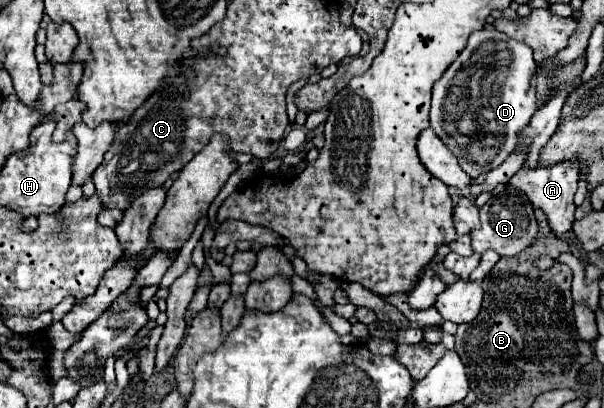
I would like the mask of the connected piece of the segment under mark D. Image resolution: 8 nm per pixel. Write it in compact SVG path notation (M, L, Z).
M484 28L470 36L468 46L436 82L430 126L470 178L500 166L516 148L518 134L536 112L536 67L530 46Z

